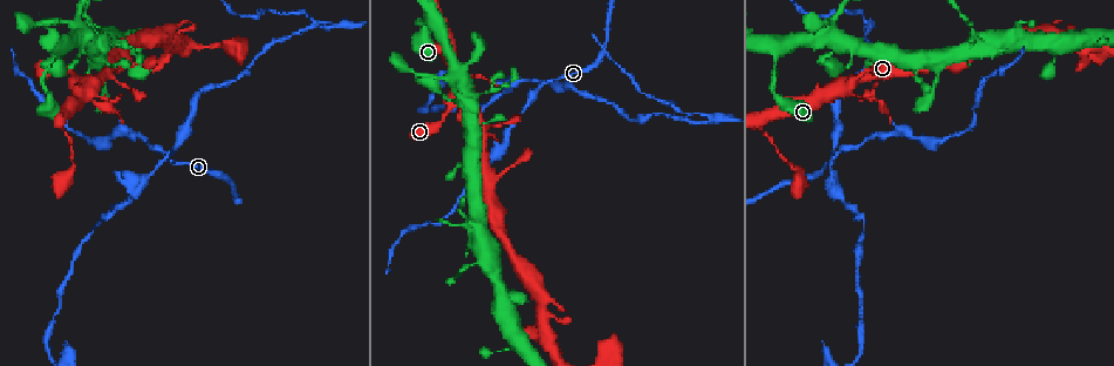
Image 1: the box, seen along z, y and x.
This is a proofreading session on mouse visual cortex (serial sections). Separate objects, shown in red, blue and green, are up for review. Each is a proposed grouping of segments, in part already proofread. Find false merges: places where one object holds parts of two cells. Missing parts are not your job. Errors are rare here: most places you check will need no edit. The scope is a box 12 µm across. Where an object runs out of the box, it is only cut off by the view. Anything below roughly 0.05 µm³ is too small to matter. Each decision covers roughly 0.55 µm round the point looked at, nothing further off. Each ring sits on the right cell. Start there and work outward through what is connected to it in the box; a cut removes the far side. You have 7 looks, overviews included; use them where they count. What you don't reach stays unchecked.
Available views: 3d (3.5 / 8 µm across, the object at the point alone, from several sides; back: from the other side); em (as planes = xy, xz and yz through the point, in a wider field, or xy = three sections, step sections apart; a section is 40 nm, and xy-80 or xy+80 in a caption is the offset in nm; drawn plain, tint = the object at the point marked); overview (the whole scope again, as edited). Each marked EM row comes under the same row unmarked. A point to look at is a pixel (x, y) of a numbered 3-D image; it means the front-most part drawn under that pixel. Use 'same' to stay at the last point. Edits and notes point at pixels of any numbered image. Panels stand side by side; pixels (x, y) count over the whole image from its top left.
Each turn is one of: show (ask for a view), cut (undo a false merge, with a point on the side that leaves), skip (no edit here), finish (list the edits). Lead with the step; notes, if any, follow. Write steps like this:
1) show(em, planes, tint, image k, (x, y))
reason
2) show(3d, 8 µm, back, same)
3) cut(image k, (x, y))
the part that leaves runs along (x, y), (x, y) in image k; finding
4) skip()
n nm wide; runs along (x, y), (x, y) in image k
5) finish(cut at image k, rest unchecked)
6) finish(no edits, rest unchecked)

show(em, xy, step 5, tint, image 1, (937, 67))
thick turns thin

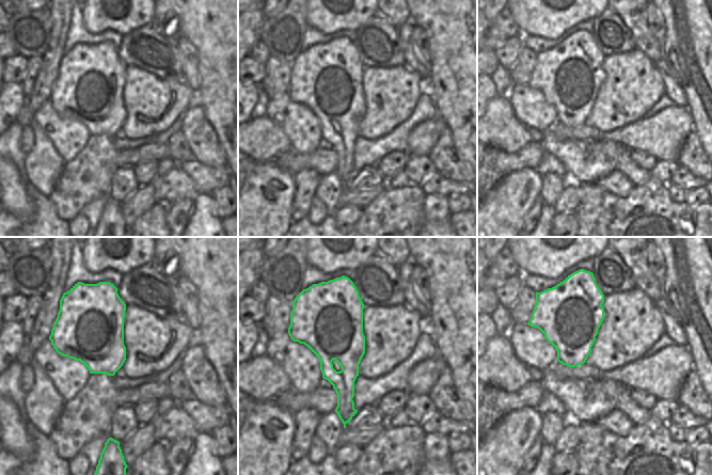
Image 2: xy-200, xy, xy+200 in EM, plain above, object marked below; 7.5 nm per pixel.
show(3d, 3.5 µm, same)
wider look

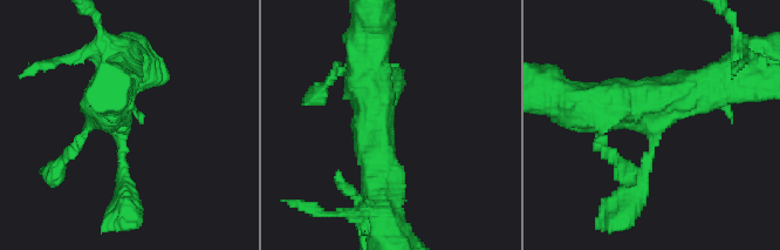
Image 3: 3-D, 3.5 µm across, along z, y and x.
skip()
runs along (563, 99), (648, 102), (717, 85) in image 3; all the same cell

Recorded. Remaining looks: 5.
show(3d, 3.5 µm, image 1, (167, 154))
looks like a crossing

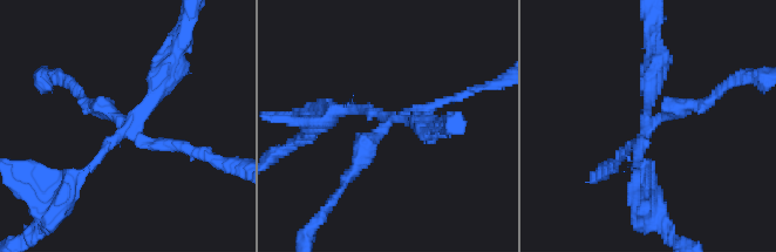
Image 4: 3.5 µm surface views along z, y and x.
show(em, xy, step 3, tint, image 4, (391, 120))
4 arms; arms of 150, 150, 250, 300 nm

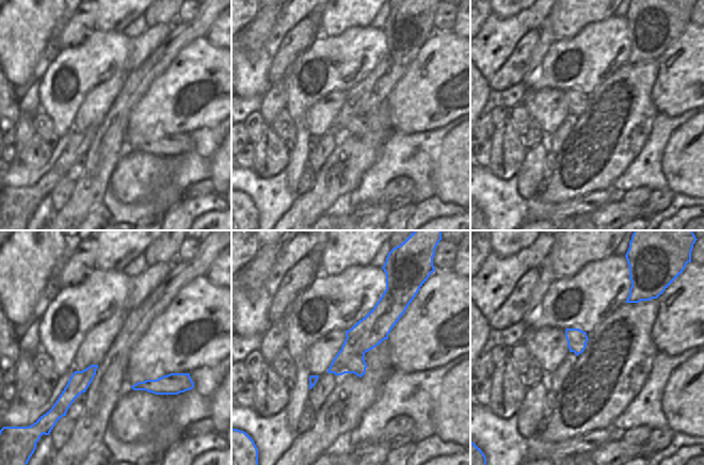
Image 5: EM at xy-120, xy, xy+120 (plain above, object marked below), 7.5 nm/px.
show(em, planes, tint, same)

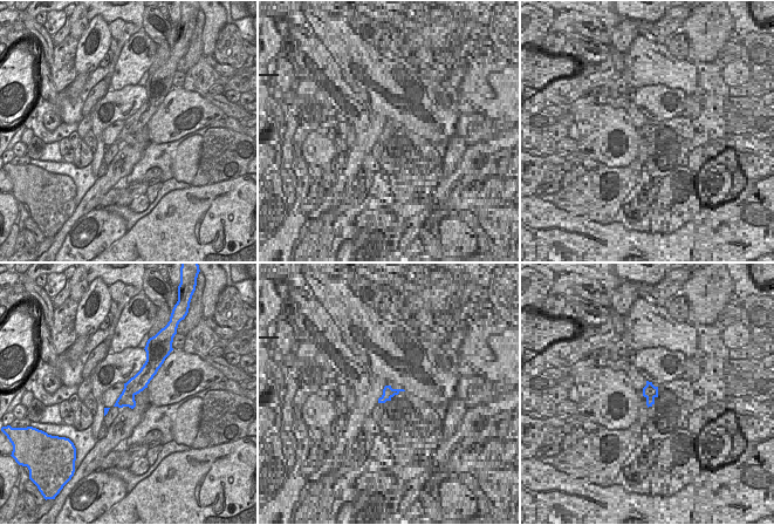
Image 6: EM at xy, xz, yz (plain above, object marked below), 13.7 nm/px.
cut(image 4, (654, 84))
two cells meet here

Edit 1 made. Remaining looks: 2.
finish(cut at image 4, rest unchecked)

